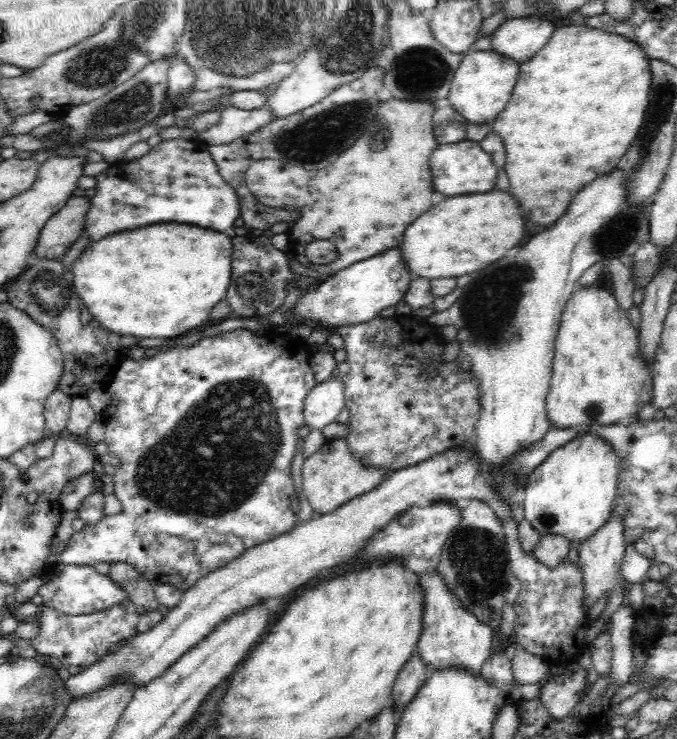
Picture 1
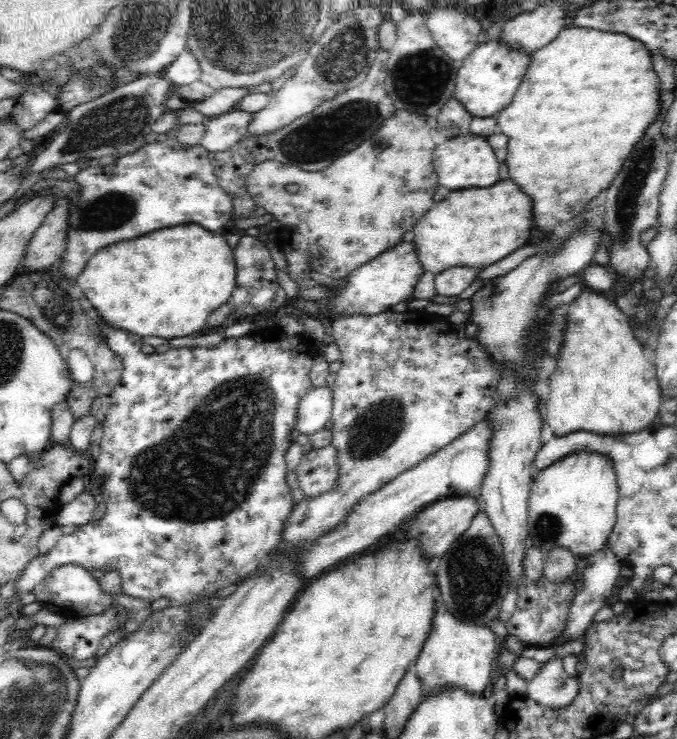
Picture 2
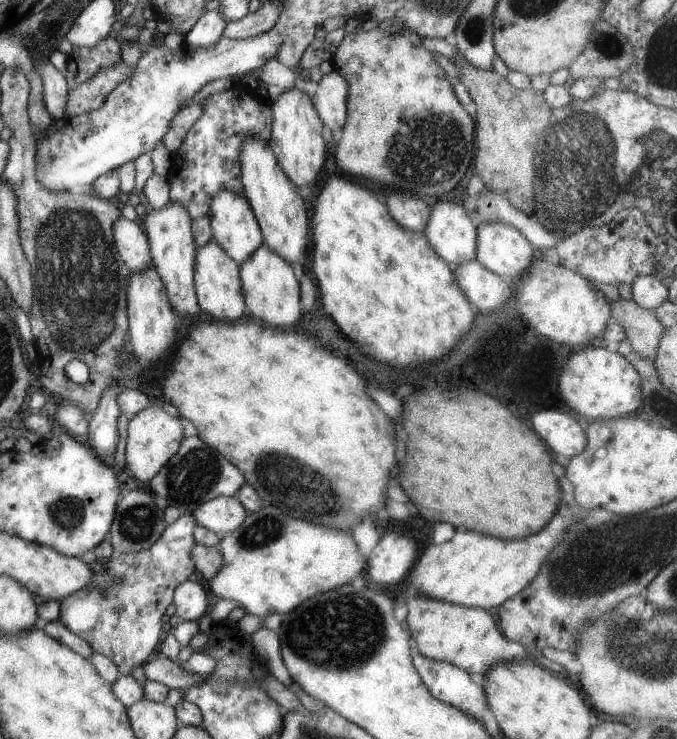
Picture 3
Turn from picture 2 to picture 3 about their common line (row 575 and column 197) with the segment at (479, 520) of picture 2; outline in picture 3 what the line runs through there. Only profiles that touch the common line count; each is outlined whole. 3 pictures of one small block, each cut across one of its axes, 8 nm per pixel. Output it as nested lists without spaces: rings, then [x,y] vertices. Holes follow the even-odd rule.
[[[192,436],[180,442],[178,453],[145,486],[182,513],[193,514],[196,508],[215,497],[235,497],[245,483],[245,477],[236,466],[205,444],[199,436]]]

